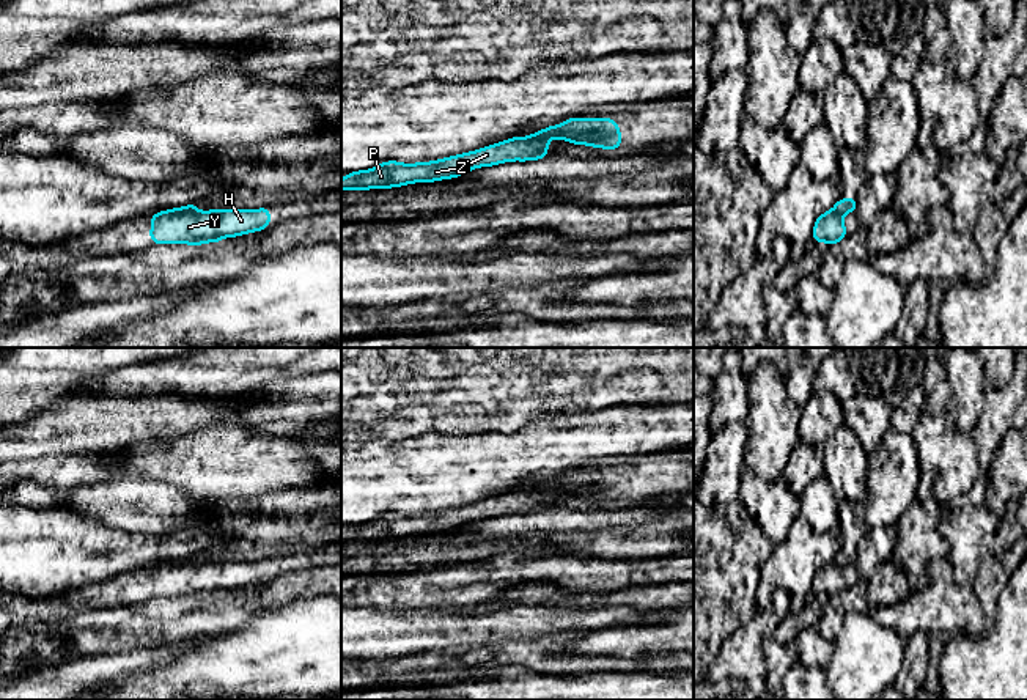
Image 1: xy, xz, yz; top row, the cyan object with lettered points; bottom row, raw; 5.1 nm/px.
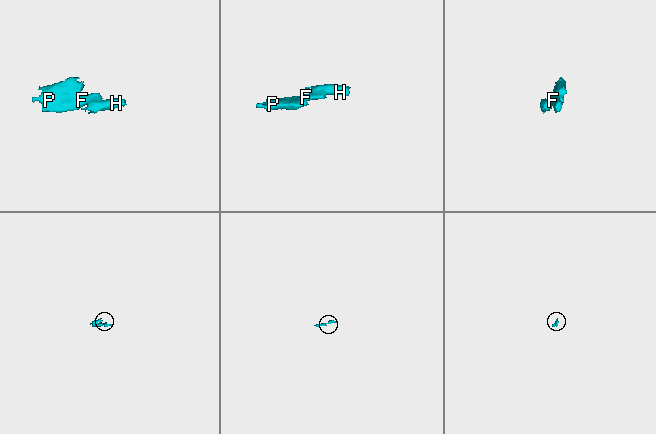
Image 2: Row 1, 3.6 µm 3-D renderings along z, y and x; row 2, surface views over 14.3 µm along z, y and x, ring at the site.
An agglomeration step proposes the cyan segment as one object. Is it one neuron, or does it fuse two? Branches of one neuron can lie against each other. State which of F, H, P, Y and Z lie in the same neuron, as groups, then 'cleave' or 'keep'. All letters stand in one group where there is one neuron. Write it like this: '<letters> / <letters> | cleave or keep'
F P Z / H Y | cleave

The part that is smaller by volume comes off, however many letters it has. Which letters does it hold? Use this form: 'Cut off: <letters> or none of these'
Cut off: H, Y

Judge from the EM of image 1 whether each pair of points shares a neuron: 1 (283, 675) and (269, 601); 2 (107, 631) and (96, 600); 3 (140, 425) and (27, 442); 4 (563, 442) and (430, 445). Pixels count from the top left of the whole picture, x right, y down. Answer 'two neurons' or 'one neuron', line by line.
1: two neurons
2: two neurons
3: one neuron
4: one neuron

